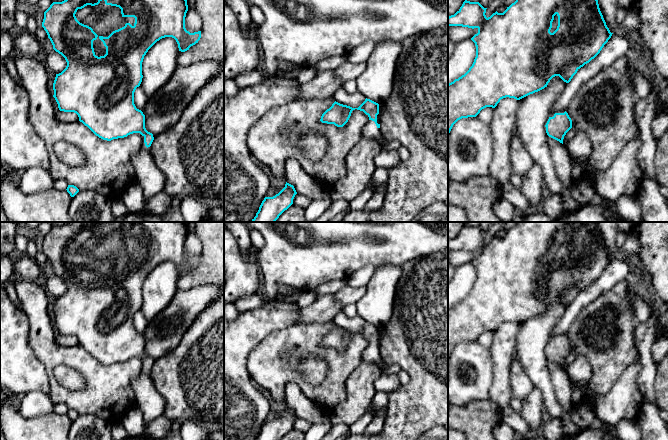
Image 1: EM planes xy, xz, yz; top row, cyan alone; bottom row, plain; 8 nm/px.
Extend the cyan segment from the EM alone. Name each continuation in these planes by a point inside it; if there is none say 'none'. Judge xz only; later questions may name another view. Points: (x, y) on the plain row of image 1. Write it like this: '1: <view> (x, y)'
1: xz (385, 382)

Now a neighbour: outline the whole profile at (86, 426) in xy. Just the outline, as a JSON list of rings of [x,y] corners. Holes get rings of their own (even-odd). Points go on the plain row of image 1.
[[[79,414],[72,421],[68,437],[69,440],[114,440],[112,424],[91,414]]]

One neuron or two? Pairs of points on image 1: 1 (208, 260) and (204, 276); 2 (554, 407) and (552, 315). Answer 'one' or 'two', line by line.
1: one
2: one

